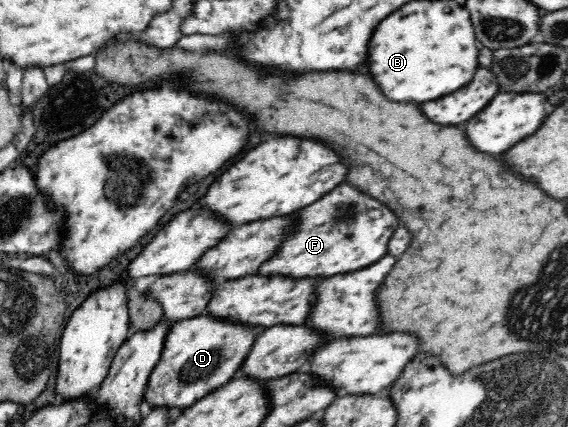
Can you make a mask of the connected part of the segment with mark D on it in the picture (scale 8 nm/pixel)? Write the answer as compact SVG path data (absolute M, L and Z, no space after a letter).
M209 310L174 322L167 333L161 359L149 377L146 405L150 409L162 405L185 409L217 387L225 385L238 374L262 331L263 327L259 325L217 317Z

